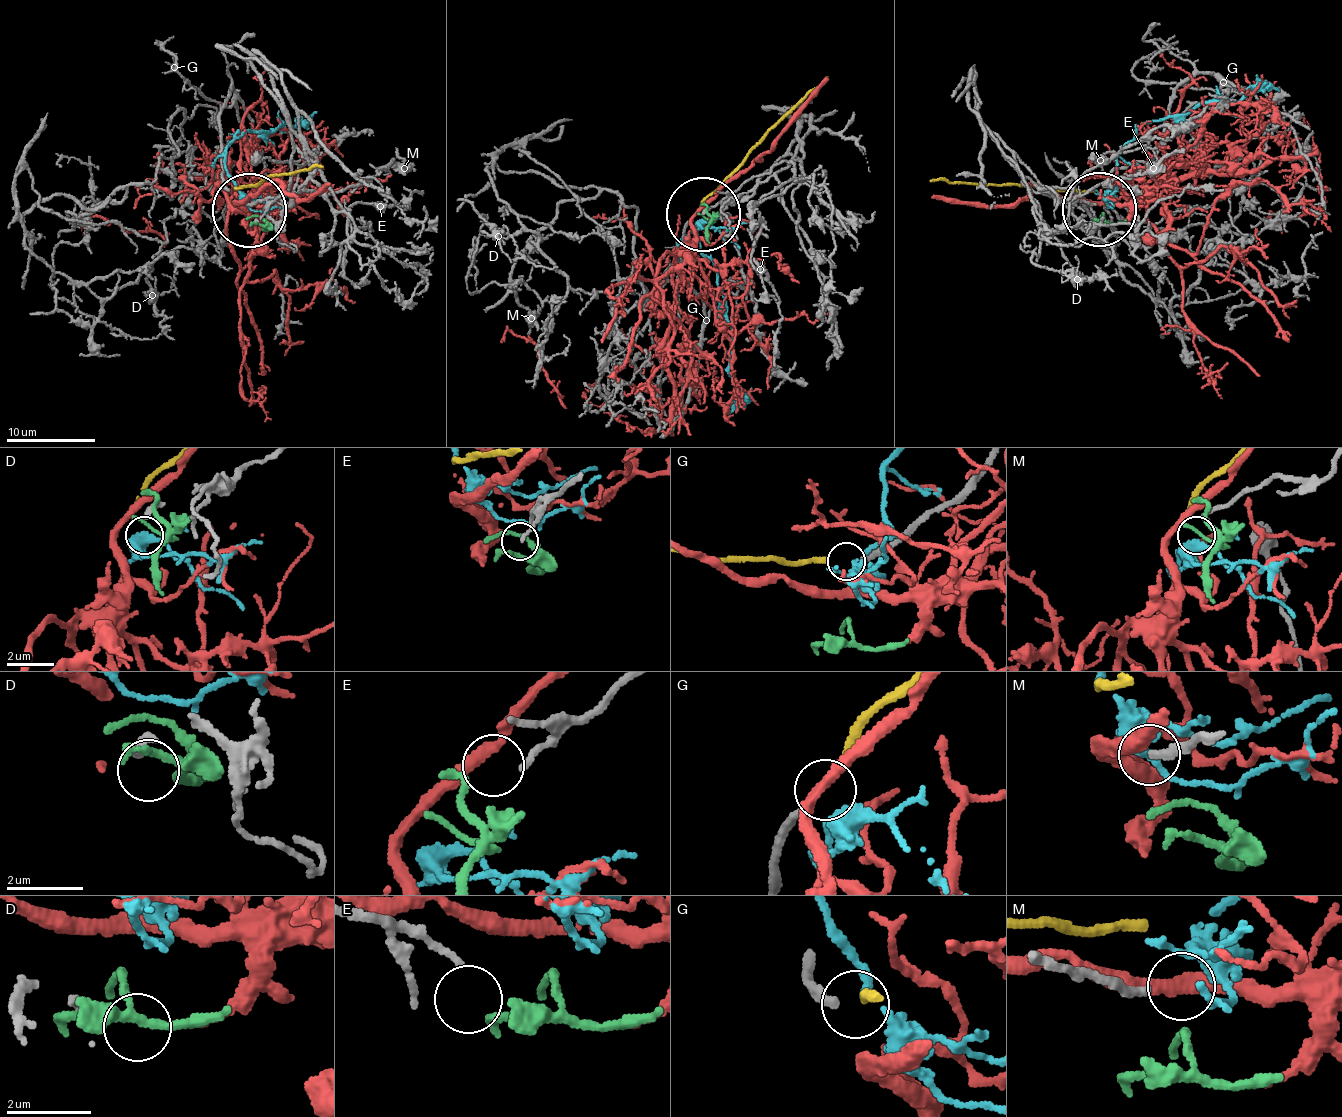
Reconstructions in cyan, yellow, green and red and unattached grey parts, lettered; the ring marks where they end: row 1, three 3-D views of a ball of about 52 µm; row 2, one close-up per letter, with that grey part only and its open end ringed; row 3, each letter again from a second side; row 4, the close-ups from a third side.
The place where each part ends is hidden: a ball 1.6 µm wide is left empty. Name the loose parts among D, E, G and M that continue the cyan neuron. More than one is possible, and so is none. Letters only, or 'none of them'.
M

